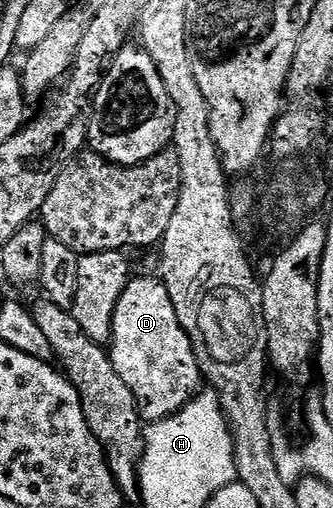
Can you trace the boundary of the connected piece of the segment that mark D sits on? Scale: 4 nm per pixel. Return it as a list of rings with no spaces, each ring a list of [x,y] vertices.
[[[159,277],[129,278],[122,297],[118,297],[118,309],[114,309],[110,354],[118,377],[134,393],[145,424],[178,414],[201,390],[202,376],[192,342],[178,321],[178,313],[174,313],[174,301],[166,293],[164,280]]]

